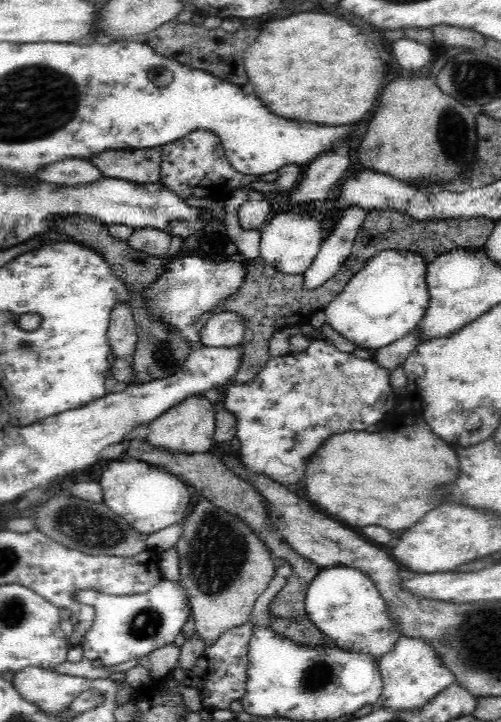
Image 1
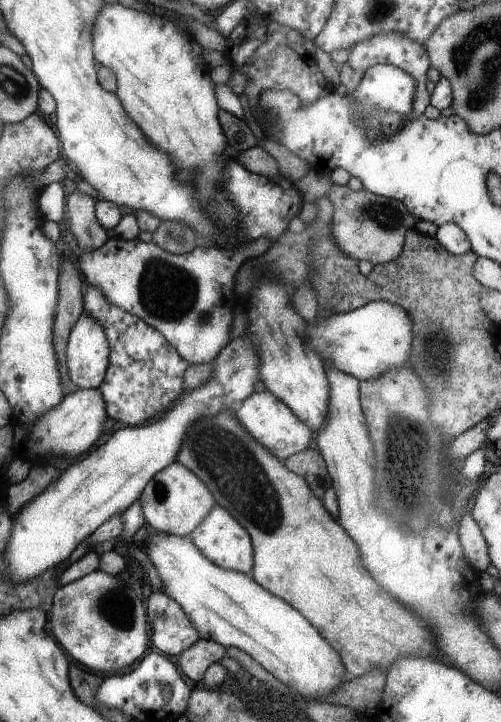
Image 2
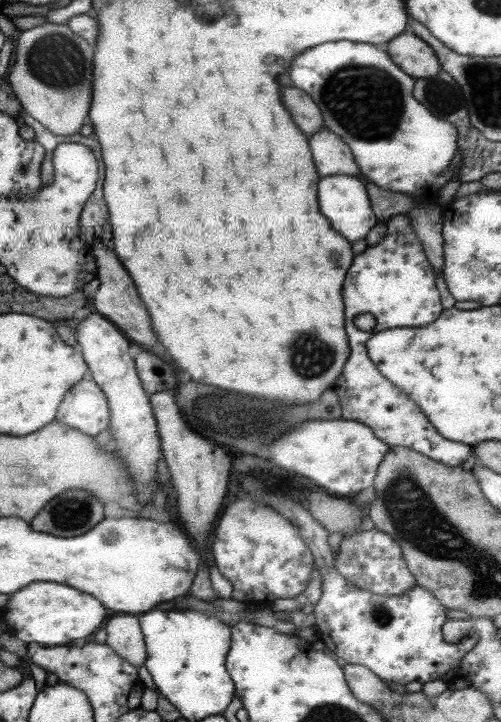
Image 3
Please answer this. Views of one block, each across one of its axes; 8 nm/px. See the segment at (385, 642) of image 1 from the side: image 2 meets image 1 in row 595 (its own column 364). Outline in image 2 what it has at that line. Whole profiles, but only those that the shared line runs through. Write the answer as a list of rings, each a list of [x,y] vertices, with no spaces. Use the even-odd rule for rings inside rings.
[[[371,302],[353,312],[317,316],[311,324],[301,326],[299,338],[325,366],[363,382],[387,372],[389,366],[405,366],[411,348],[411,322],[401,308]]]

